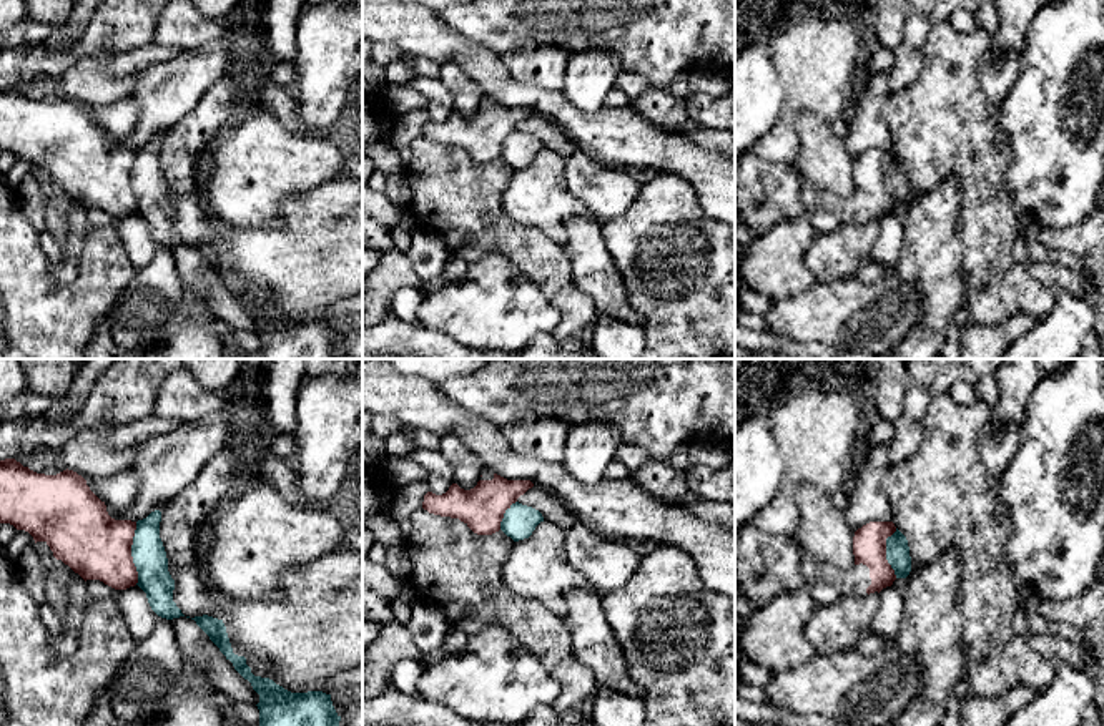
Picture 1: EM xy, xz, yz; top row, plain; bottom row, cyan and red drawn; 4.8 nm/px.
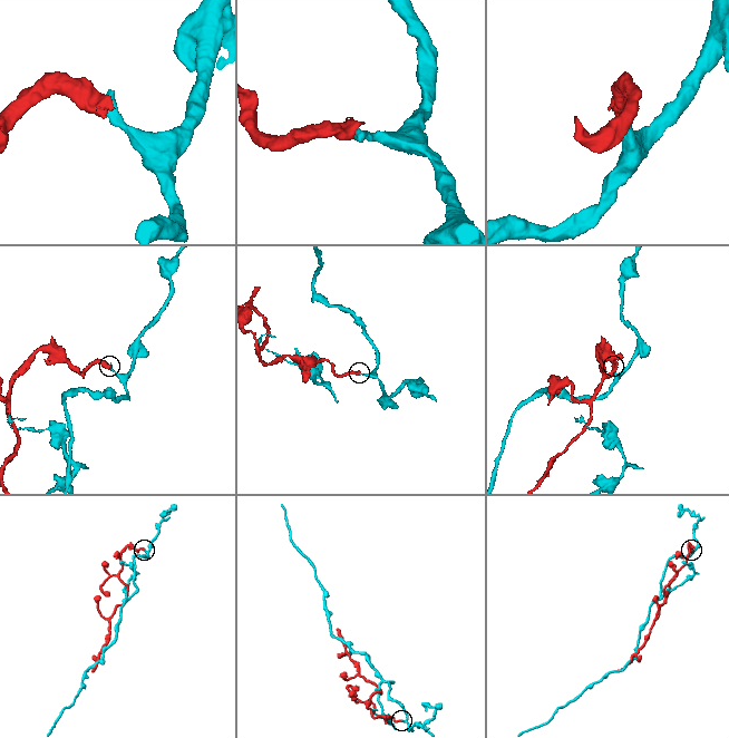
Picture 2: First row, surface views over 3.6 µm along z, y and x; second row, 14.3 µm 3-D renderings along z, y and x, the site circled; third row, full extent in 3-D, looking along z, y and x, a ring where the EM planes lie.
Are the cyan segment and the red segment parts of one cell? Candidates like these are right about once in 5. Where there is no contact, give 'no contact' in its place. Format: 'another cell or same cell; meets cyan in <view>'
another cell; meets cyan in xy

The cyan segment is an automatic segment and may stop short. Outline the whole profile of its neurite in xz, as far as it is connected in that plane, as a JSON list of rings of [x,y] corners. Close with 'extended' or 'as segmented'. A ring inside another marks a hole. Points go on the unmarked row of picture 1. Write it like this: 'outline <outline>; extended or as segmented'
outline [[[515,130],[505,138],[500,158],[519,169],[529,166],[540,150],[544,150],[544,145],[539,138]]]; as segmented

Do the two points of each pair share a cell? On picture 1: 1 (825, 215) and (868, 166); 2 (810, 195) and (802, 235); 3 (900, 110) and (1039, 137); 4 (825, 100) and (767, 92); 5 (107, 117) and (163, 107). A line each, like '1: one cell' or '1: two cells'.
1: one cell
2: two cells
3: two cells
4: two cells
5: two cells

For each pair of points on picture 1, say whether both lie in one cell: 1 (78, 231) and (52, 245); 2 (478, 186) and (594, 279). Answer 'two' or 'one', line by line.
1: one
2: two

